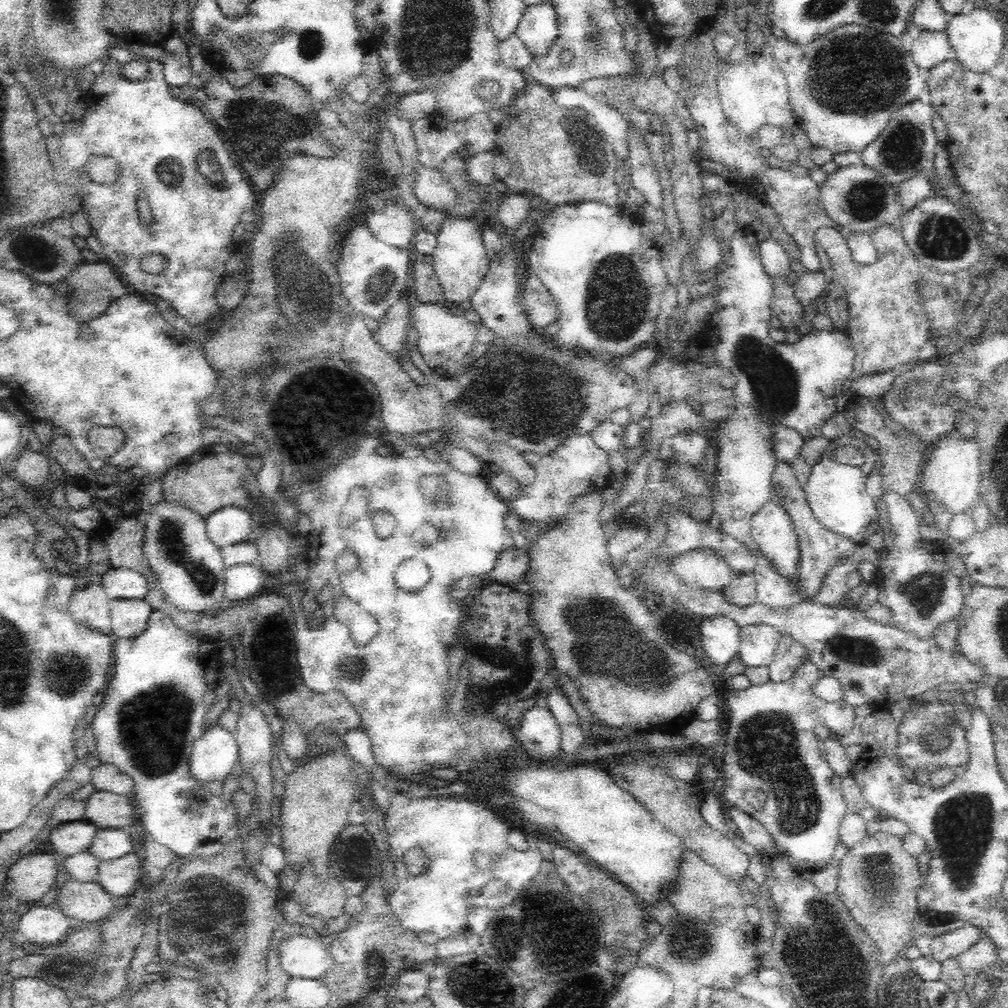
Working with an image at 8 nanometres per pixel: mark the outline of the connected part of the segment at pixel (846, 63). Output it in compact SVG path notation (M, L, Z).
M840 26L835 30L830 30L824 36L808 42L808 44L796 44L790 42L788 39L782 37L776 38L775 35L770 34L767 36L766 42L773 48L773 57L775 58L776 64L780 67L780 70L785 74L788 82L789 91L789 105L794 111L796 117L797 126L802 128L810 139L814 147L828 148L830 152L840 154L840 152L859 152L861 153L870 142L874 141L875 138L886 128L886 125L890 122L892 114L897 110L900 110L902 106L917 100L919 94L927 88L927 80L929 76L929 70L916 66L913 61L913 56L910 51L907 51L901 43L901 37L894 36L893 34L886 34L886 32L878 32L874 28L868 28L868 26Z

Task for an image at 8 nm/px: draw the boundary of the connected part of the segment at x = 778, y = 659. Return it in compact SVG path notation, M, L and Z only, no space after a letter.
M788 634L781 635L775 657L767 666L769 668L769 680L784 682L808 661L808 651L801 642Z

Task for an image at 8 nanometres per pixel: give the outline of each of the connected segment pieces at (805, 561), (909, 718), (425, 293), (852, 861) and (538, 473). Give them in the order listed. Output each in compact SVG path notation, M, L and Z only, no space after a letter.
M777 460L775 472L772 475L772 484L778 485L778 493L782 495L779 506L782 506L790 515L798 537L800 558L795 583L797 584L800 598L812 601L818 594L822 583L826 580L826 574L832 568L836 568L841 560L847 559L849 554L854 553L854 548L857 544L842 534L829 531L818 522L805 498L803 486L794 475L793 467L790 463Z
M923 701L921 704L912 702L912 708L899 722L898 744L896 744L896 756L902 760L904 766L916 772L928 772L929 768L950 767L967 764L969 761L969 742L966 737L966 726L954 718L954 705L946 701Z
M414 255L411 262L410 288L416 290L420 303L442 303L443 290L434 272L431 255Z
M882 828L872 836L866 835L854 844L838 862L838 882L835 890L838 899L846 906L856 923L880 949L883 964L903 954L914 938L913 922L918 915L917 894L923 885L924 871L918 868L916 857L903 847L903 837L884 834Z
M576 434L560 444L554 452L540 457L534 466L535 479L525 486L522 494L512 502L512 512L522 520L556 520L564 518L569 509L584 494L602 491L613 475L609 452L598 447L592 436Z

